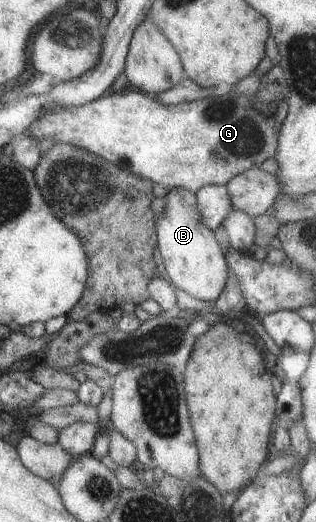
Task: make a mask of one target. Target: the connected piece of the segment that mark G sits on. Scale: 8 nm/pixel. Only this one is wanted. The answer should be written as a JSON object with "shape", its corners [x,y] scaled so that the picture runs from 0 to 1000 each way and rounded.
{"shape":[[[443,172],[405,178],[329,178],[278,197],[234,203],[171,203],[139,211],[70,255],[70,261],[127,270],[155,266],[269,285],[342,312],[402,330],[418,328],[446,341],[487,347],[528,360],[582,360],[617,368],[658,352],[712,352],[731,339],[772,326],[820,320],[835,305],[864,301],[877,284],[883,247],[908,218],[905,188],[829,197],[797,184],[741,182],[728,174],[696,186],[658,184],[611,195],[516,199],[478,180]]]}

